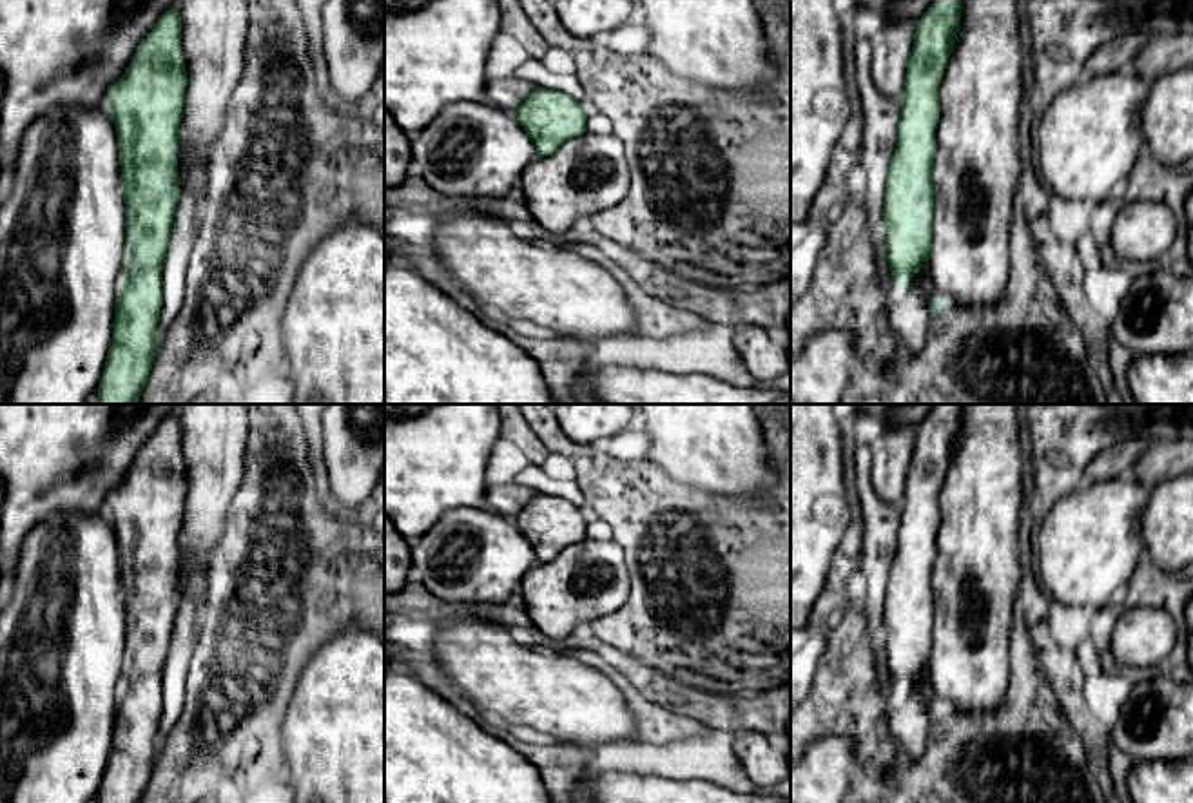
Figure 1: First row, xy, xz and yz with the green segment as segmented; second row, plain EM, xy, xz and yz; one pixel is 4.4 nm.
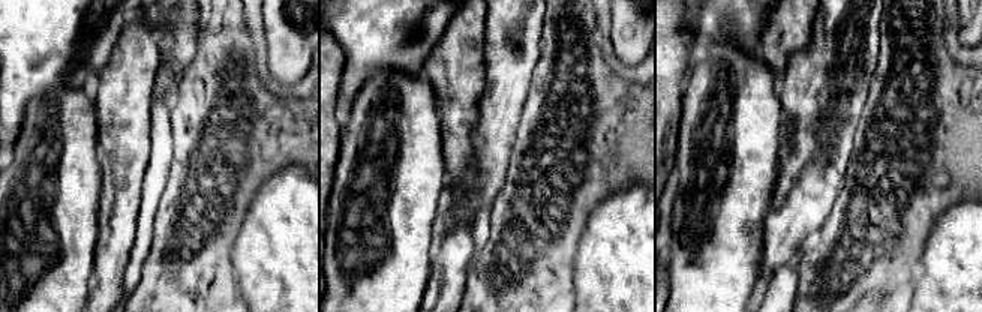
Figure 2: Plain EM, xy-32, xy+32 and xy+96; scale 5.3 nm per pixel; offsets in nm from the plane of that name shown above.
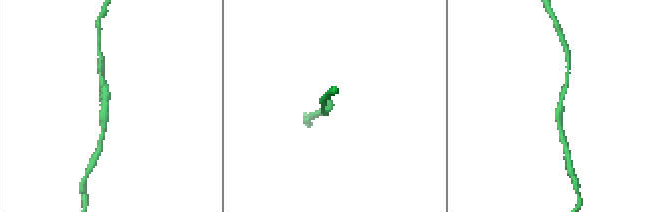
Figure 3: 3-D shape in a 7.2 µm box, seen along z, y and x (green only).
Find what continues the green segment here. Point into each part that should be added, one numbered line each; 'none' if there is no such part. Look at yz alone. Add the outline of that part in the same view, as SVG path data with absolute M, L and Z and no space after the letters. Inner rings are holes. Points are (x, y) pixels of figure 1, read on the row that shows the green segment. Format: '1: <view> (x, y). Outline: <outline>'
1: yz (976, 171). Outline: M963 0L959 33L939 82L930 272L948 310L1001 301L1010 277L1010 228L1021 167L1024 100L1017 0Z

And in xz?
1: xz (588, 174). Outline: M589 131L549 156L537 156L520 178L526 207L546 236L560 236L582 216L618 205L629 185L622 141L613 132Z

